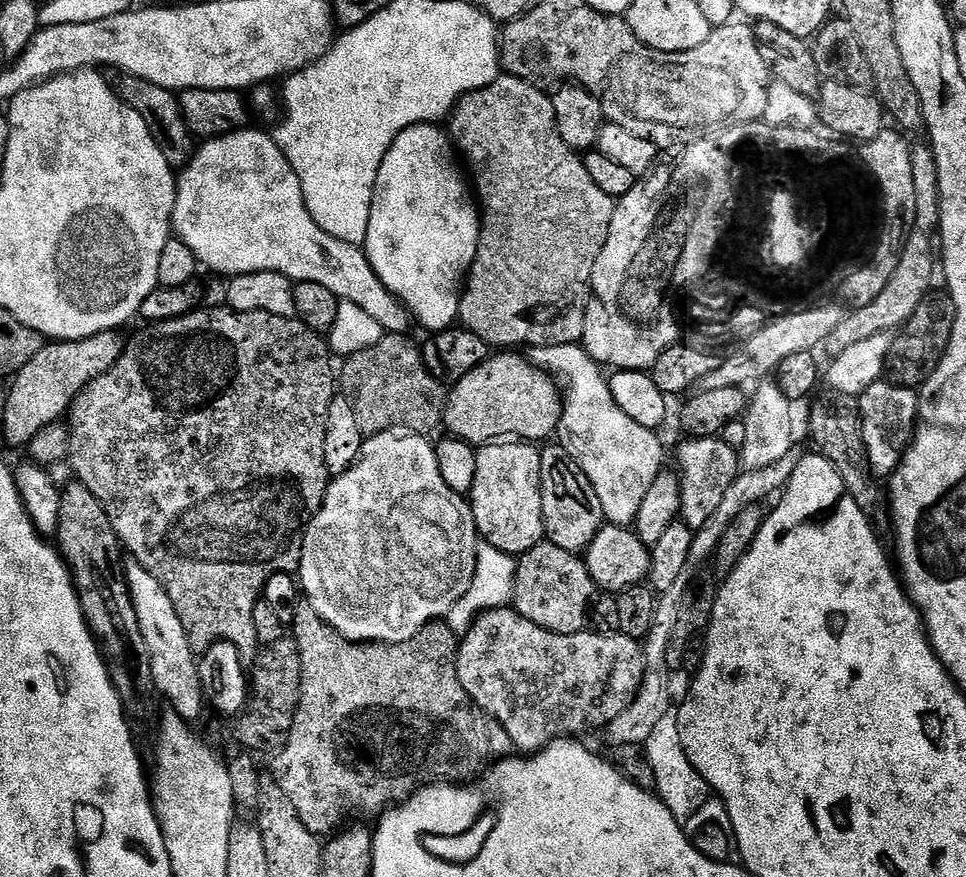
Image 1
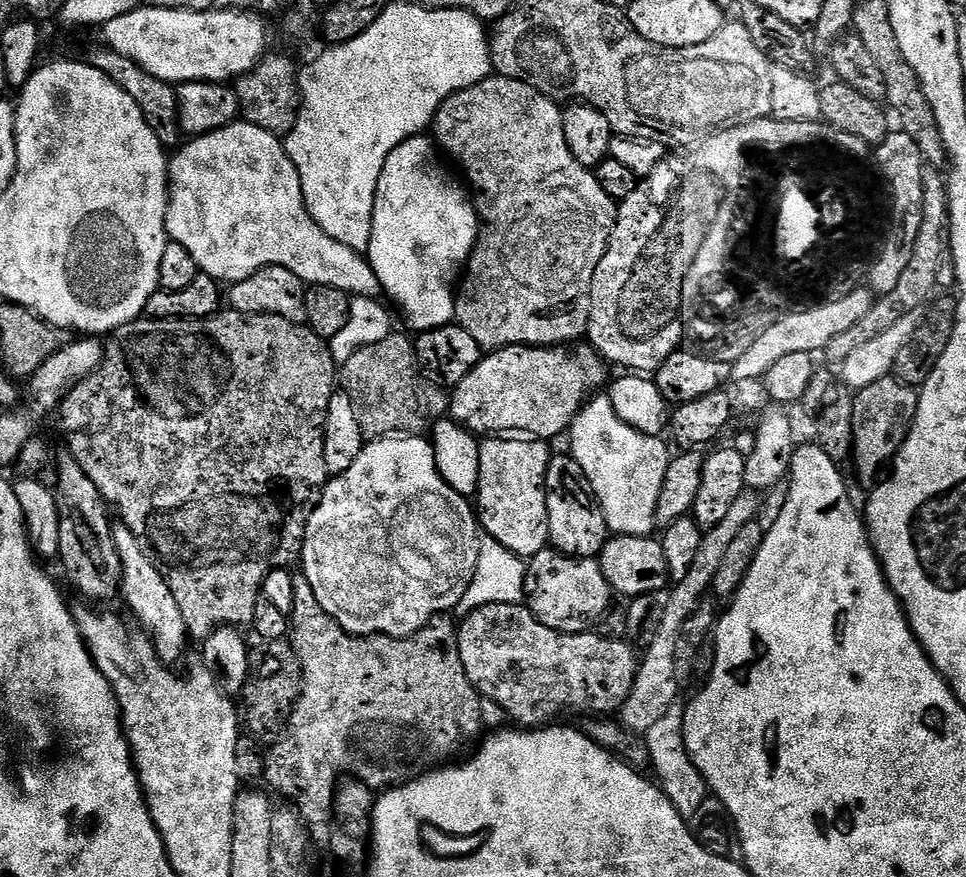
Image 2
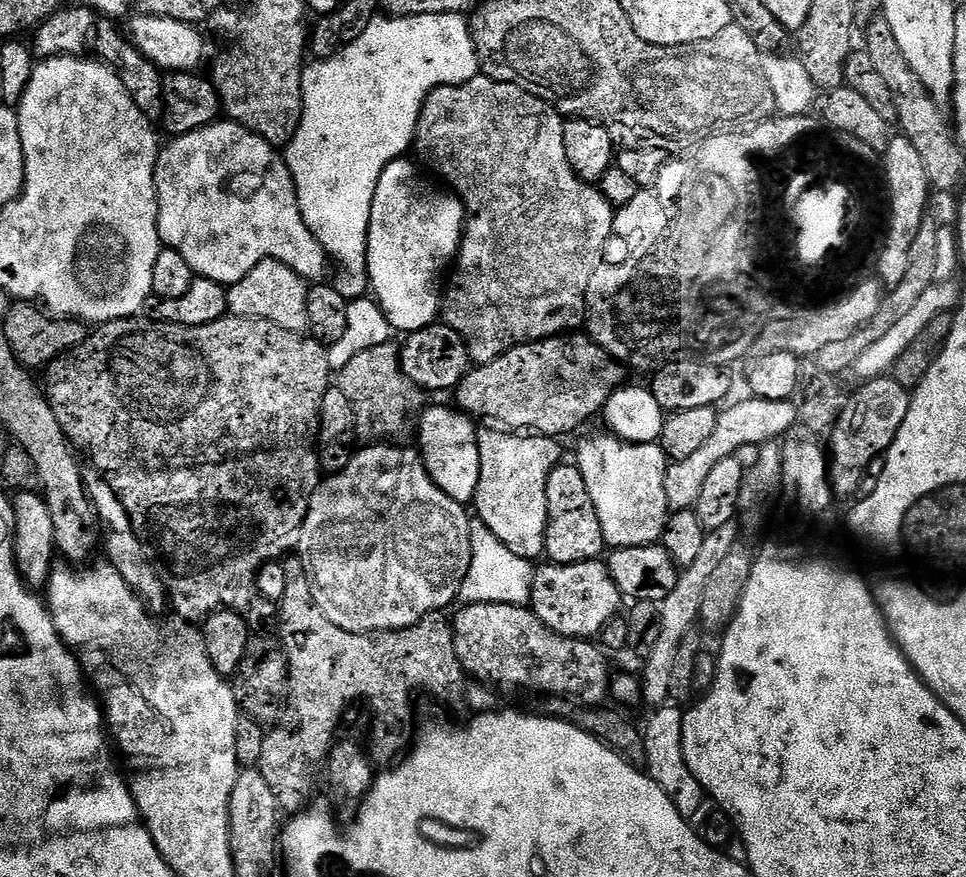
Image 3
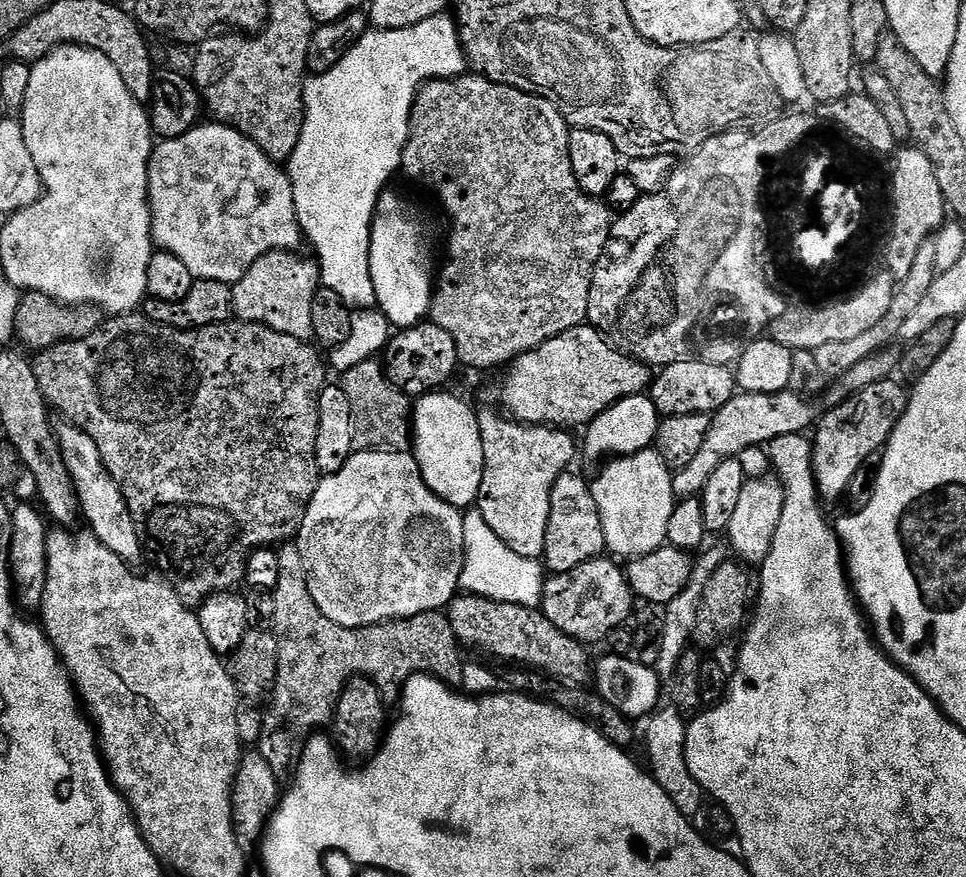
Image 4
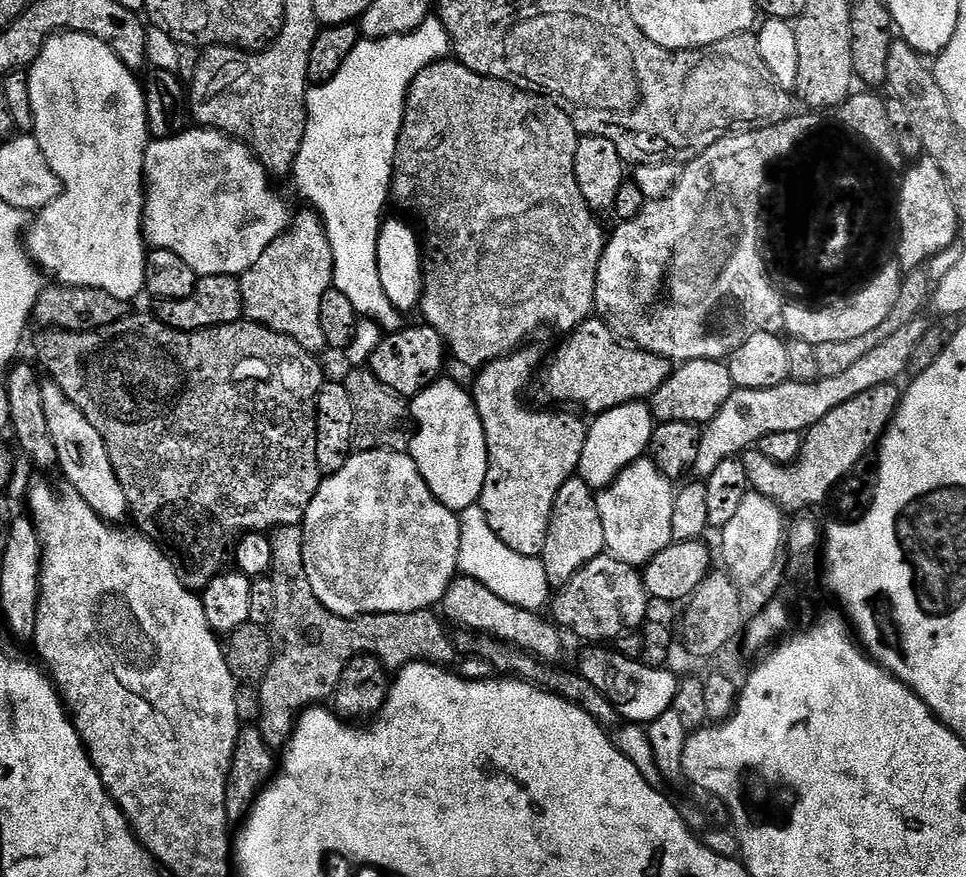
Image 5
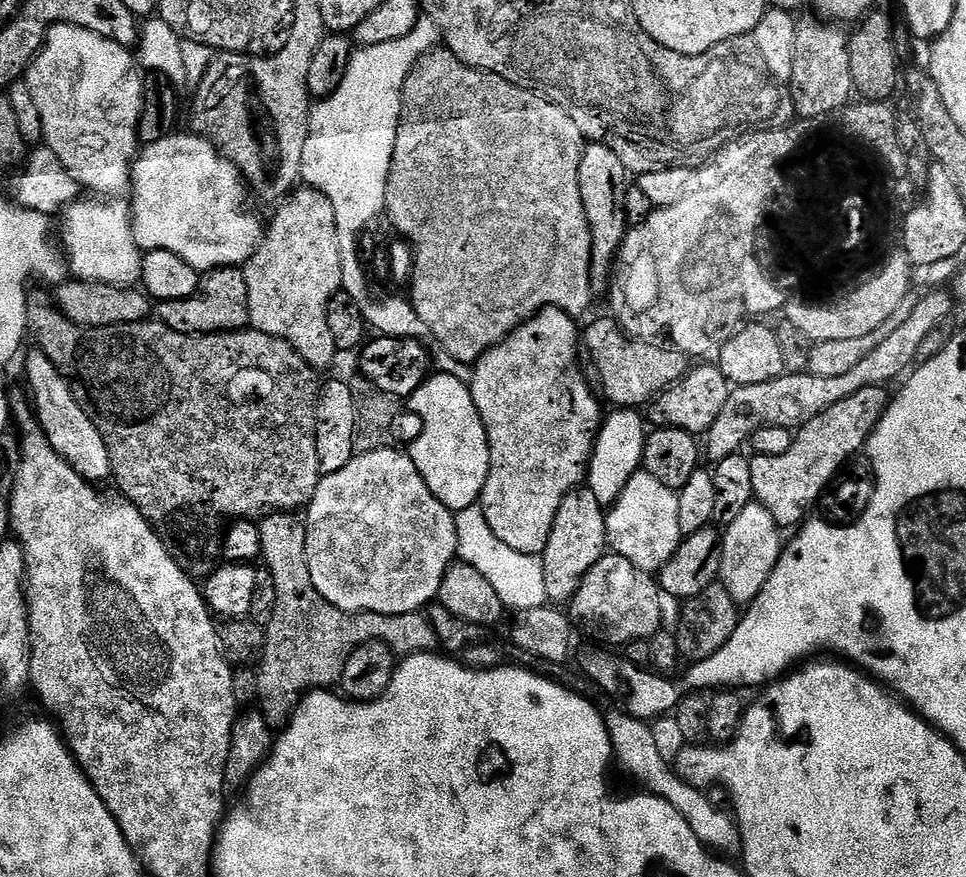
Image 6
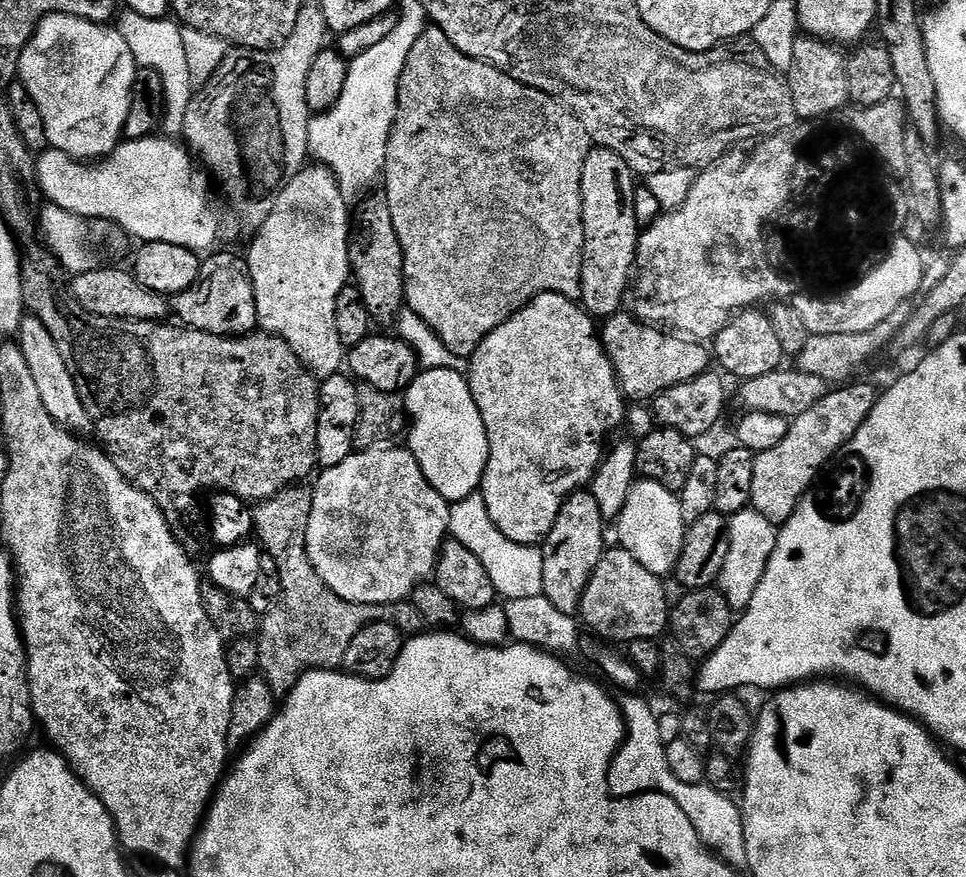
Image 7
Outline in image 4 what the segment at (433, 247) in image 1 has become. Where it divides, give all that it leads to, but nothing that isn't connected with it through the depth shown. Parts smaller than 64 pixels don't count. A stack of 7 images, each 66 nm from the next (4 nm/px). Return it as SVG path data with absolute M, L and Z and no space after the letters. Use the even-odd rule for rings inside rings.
M393 190L378 198L372 219L370 238L370 274L376 291L375 307L385 315L391 327L399 330L421 323L429 315L434 291L432 248L418 221L404 200Z

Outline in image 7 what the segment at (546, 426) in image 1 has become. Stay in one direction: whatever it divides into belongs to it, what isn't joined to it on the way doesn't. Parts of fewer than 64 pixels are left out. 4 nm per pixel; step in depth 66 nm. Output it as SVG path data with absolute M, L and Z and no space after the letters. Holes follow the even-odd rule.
M631 315L609 316L602 324L604 352L616 371L620 390L629 401L651 402L666 390L690 382L709 371L710 352L703 343L680 334L669 334L659 327L645 324Z

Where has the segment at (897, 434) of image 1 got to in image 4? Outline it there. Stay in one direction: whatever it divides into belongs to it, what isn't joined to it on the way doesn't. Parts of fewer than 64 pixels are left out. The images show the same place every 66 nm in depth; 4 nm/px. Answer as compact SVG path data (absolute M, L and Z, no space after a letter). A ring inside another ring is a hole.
M896 378L866 386L866 390L851 393L848 399L829 407L829 412L819 417L814 428L814 471L816 486L825 505L834 503L851 486L860 467L887 444L908 405L910 392L903 386Z

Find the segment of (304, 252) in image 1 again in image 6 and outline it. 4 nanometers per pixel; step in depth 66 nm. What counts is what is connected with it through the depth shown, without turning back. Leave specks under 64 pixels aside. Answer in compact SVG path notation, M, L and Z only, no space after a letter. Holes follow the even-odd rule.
M169 134L166 138L147 145L132 162L130 207L132 209L132 233L137 244L146 246L149 252L153 252L154 250L170 250L170 254L178 254L186 262L190 262L190 266L194 266L197 272L201 274L207 274L214 268L234 268L247 265L248 259L255 254L256 248L260 245L260 241L263 240L266 228L262 220L260 224L259 218L256 217L255 210L248 205L250 189L244 179L244 174L236 169L235 166L230 163L209 140L205 140L203 136L197 136L195 134L187 134L188 136L176 135L177 134Z

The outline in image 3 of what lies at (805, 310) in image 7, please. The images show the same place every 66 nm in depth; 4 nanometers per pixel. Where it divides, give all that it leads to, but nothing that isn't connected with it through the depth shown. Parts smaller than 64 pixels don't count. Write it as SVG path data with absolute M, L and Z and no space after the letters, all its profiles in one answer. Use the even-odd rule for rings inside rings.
M874 279L869 283L858 286L859 292L844 304L835 308L828 308L828 311L811 311L809 313L798 314L798 318L789 318L786 321L772 321L764 325L760 334L758 348L761 353L765 352L785 352L794 354L801 358L815 358L818 350L823 350L830 342L839 342L850 338L862 326L874 318L878 306L883 302L886 295L879 279Z

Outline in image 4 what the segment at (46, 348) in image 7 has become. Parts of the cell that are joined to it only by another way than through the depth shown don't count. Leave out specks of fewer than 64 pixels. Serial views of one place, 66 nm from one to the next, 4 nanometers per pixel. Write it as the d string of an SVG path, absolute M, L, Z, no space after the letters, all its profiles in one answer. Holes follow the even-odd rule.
M64 422L61 425L56 428L56 440L62 450L62 462L66 462L66 470L80 499L83 519L88 519L87 527L100 539L102 546L114 550L114 554L118 554L118 558L122 558L129 566L136 566L140 560L140 548L142 552L142 541L118 482L114 482L106 470L94 438L73 424Z

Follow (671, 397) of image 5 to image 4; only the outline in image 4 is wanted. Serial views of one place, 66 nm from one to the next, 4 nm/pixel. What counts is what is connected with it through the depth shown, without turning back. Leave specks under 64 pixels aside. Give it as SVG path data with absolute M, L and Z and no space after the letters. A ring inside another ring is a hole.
M685 358L663 365L655 373L650 385L650 397L661 417L678 414L702 414L711 417L722 410L722 406L726 406L726 402L730 402L730 398L737 395L737 392L736 373L731 367L715 365L697 358Z

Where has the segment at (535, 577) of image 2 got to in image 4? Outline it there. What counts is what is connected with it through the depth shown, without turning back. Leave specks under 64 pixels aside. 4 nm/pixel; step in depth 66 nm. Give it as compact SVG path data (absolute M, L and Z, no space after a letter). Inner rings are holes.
M597 558L569 572L549 575L544 581L544 599L542 601L544 616L550 618L550 622L554 622L554 626L558 630L562 630L562 634L570 634L581 642L603 641L615 628L625 627L632 616L634 593L632 587L628 585L625 569L621 565L619 568L615 563L619 564L612 558Z

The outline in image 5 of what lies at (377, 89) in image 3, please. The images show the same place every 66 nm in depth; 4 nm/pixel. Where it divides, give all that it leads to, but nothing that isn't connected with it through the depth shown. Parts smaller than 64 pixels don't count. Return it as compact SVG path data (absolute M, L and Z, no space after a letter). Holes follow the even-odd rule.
M430 18L410 34L402 34L385 40L361 39L359 44L342 62L342 70L334 74L324 84L309 87L308 121L302 146L296 155L296 164L291 175L296 176L296 188L309 200L311 211L317 213L324 224L326 238L330 242L332 256L333 289L348 304L355 315L370 319L360 321L353 327L352 340L344 350L352 366L367 363L382 336L398 332L406 326L405 315L400 312L383 289L378 273L377 246L380 225L385 215L384 207L390 204L392 187L392 164L396 161L396 143L404 121L404 105L408 102L408 87L426 66L437 64L439 60L449 59L452 40L446 34L438 18Z

